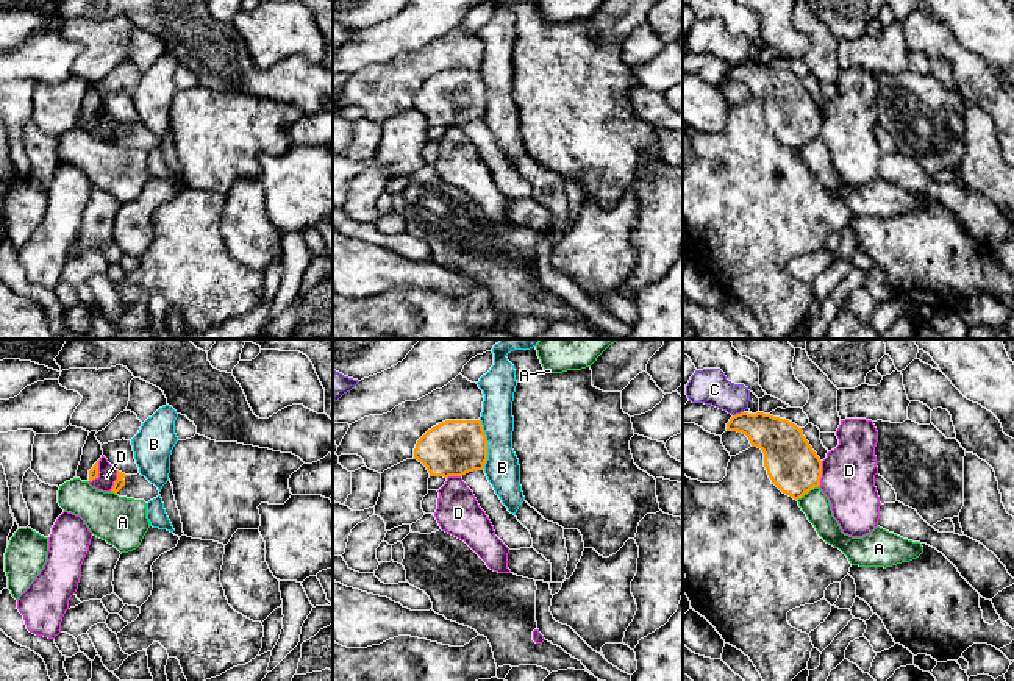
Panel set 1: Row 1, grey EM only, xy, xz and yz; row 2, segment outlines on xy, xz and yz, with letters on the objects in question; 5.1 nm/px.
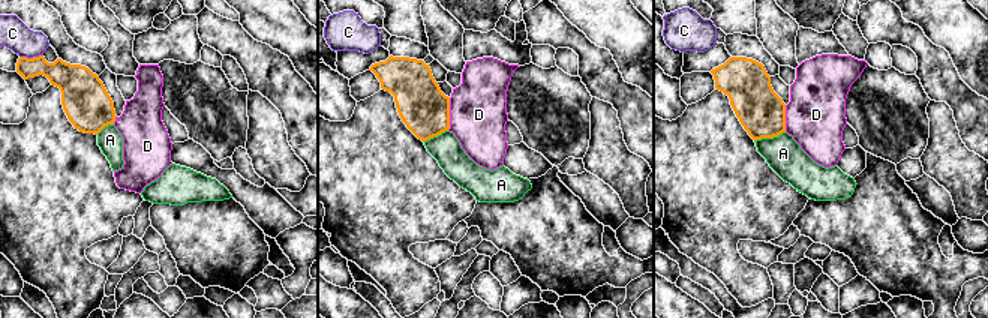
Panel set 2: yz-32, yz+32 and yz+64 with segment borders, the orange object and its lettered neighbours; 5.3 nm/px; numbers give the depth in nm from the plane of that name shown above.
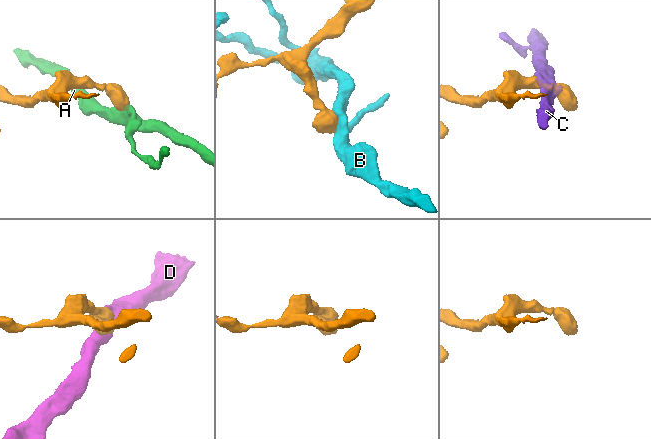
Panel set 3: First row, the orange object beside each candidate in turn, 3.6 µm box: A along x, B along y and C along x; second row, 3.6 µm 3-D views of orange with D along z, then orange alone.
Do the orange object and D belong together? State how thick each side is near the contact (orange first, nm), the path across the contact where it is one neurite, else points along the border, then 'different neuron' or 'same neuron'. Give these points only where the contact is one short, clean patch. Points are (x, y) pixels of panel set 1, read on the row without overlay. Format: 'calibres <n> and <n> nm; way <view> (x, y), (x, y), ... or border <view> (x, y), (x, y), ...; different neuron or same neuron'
calibres 280 and 280 nm; different neuron

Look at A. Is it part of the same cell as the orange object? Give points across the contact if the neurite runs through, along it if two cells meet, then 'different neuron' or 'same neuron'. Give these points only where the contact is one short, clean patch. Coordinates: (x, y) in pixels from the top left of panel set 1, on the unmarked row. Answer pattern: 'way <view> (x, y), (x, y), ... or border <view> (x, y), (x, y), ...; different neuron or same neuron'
border yz (817, 136), (797, 150); different neuron

